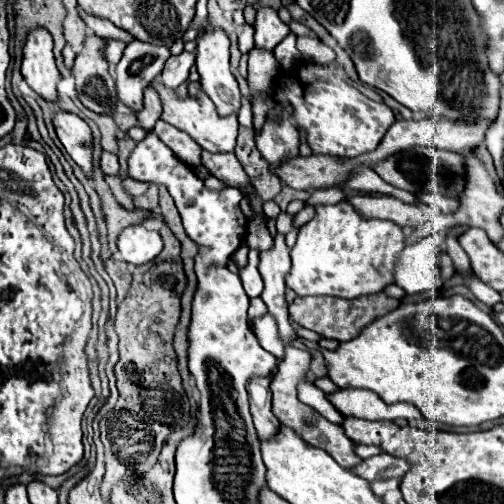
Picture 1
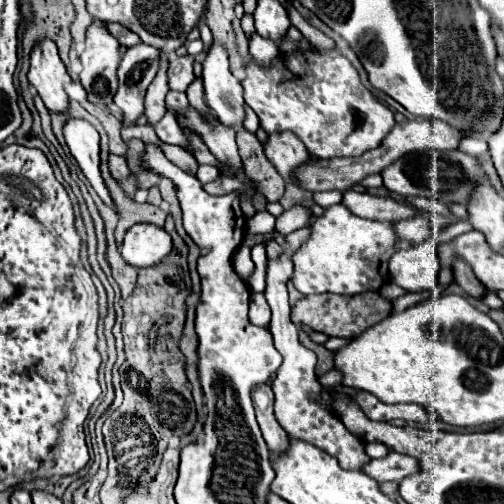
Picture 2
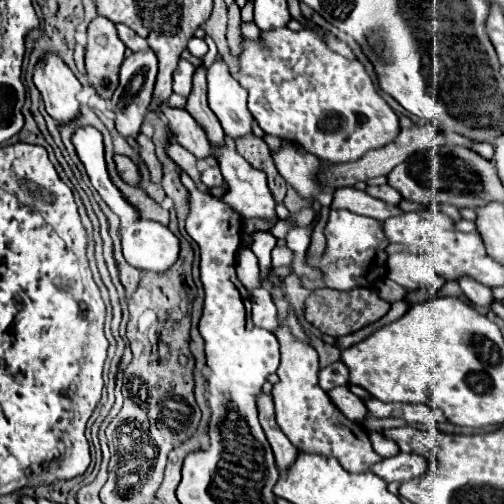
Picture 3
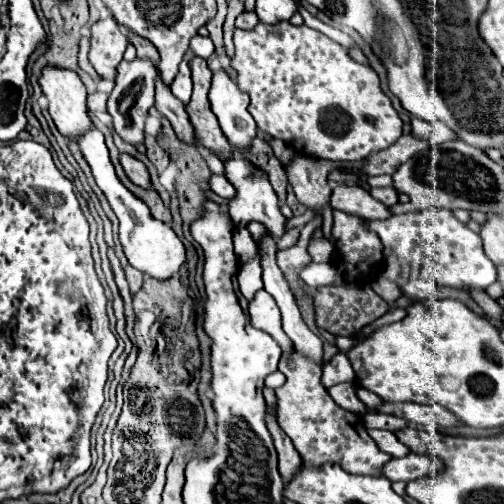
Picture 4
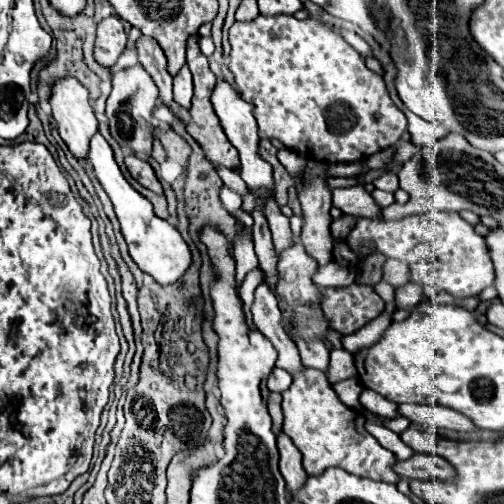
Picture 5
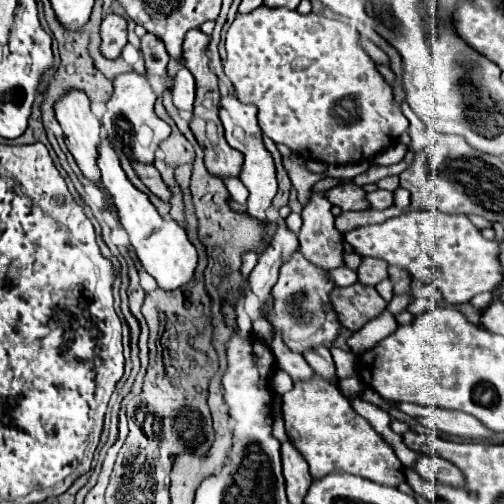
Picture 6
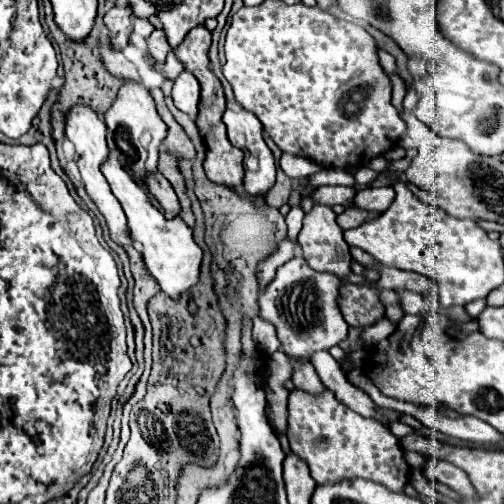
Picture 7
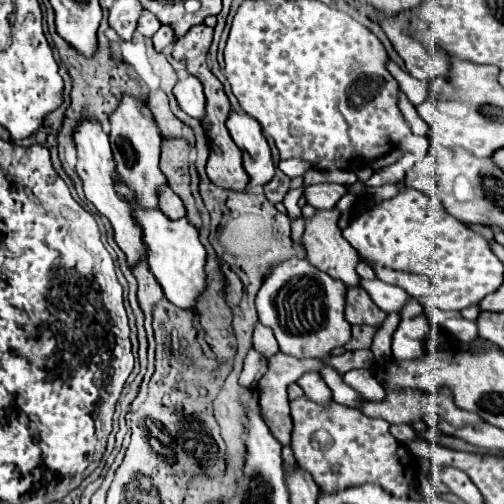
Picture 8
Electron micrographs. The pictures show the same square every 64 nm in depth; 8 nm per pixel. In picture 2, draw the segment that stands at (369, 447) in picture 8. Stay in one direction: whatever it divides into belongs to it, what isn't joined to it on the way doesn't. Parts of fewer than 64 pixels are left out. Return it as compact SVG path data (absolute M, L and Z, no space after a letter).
M282 252L276 260L268 258L266 264L266 290L264 298L268 300L268 306L272 310L272 320L270 320L270 332L274 338L276 350L282 354L282 366L276 372L276 378L272 380L272 390L274 390L274 416L280 422L280 426L290 434L292 438L310 442L312 446L332 454L338 464L344 470L360 470L370 458L364 452L364 442L356 436L352 436L344 424L340 422L338 416L332 416L326 412L320 404L312 402L308 394L320 394L320 382L314 374L316 366L316 354L312 354L308 348L304 348L298 342L298 328L290 320L290 304L288 304L288 292L286 292L286 282L292 276L292 260L288 258L286 252Z

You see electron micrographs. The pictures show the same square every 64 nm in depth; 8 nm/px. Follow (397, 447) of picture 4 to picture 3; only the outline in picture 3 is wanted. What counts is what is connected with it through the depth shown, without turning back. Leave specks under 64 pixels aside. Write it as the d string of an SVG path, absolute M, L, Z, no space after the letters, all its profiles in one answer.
M372 432L370 434L370 442L372 442L372 450L378 454L378 456L384 456L384 458L390 458L394 454L398 454L400 450L396 448L396 444L392 444L392 440L384 440L384 436Z

